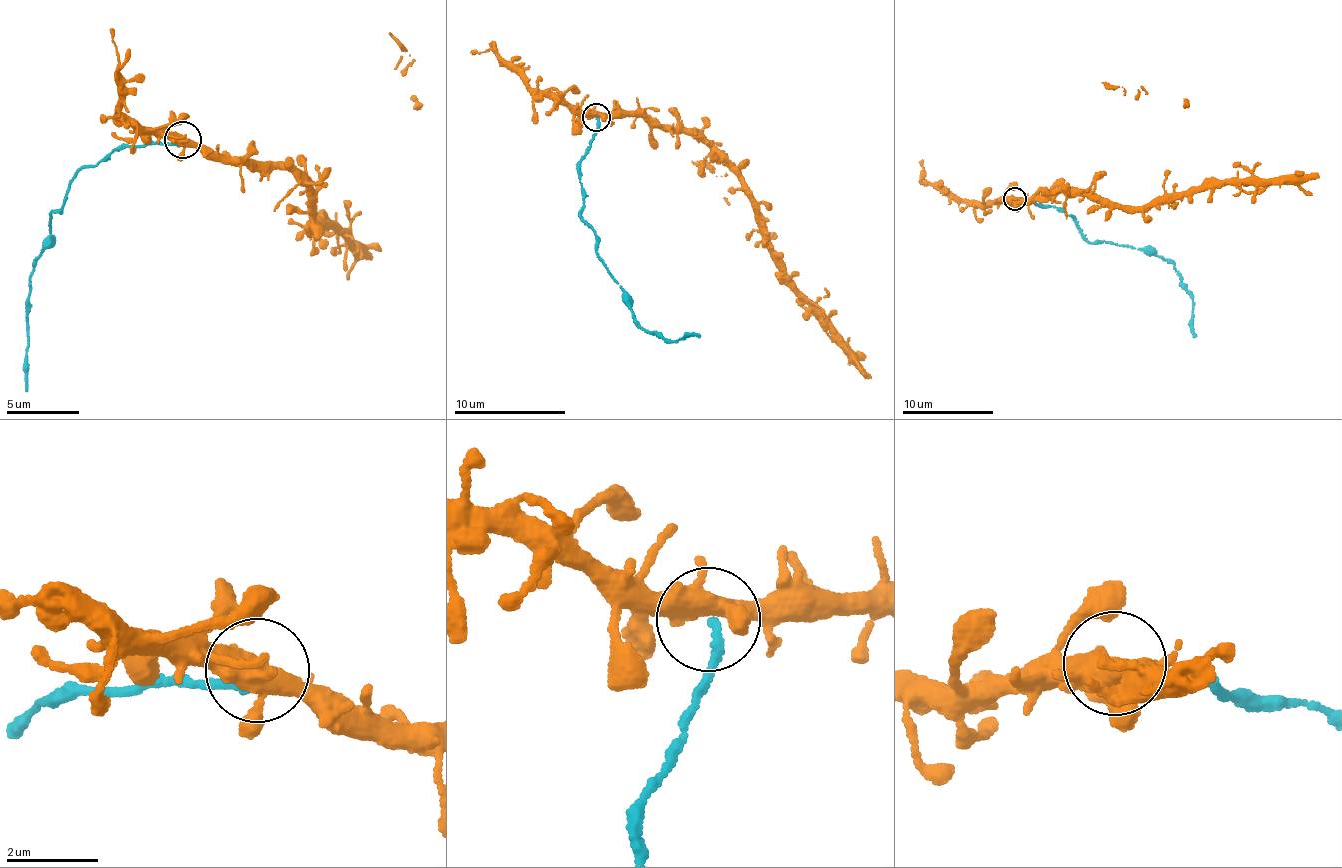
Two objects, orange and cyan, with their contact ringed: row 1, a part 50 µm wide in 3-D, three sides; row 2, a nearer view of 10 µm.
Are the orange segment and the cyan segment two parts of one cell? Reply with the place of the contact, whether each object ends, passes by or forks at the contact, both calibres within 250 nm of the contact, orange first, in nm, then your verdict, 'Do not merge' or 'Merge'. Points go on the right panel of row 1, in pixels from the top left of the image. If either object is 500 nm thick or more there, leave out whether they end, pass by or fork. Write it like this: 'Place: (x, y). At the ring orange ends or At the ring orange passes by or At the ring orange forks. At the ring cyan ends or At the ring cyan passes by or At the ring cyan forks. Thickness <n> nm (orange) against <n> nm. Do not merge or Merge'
Place: (1015, 198). At the ring orange forks. At the ring cyan ends. Thickness 400 nm (orange) against 180 nm. Do not merge

